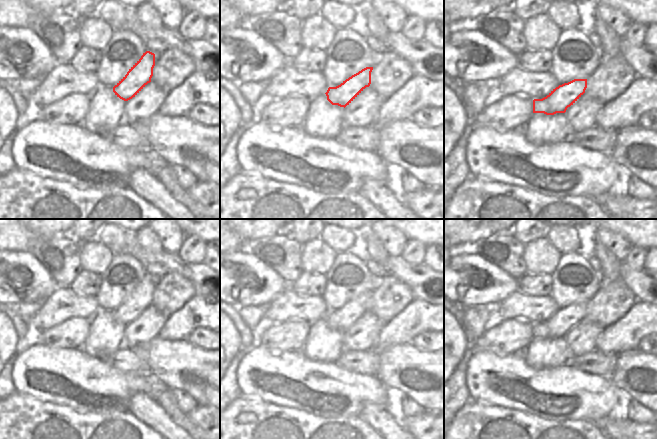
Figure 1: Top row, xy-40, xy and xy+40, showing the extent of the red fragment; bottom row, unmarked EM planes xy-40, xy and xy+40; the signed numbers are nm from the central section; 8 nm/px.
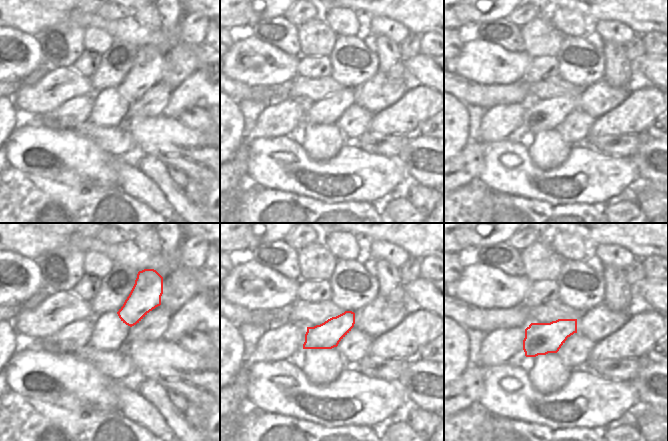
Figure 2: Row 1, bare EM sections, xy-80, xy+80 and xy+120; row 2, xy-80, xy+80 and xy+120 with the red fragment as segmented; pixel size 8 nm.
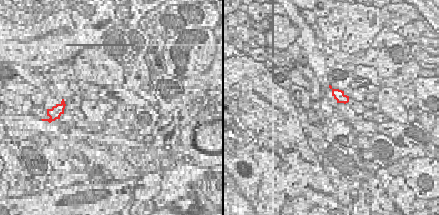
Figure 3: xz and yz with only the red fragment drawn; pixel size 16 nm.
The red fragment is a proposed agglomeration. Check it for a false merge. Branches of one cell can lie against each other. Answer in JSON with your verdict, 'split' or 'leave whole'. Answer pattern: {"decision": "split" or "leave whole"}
{"decision": "leave whole"}

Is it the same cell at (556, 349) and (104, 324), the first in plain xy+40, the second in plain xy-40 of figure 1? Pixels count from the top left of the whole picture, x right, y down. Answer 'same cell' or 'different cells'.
same cell

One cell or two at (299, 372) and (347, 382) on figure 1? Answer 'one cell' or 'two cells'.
one cell

